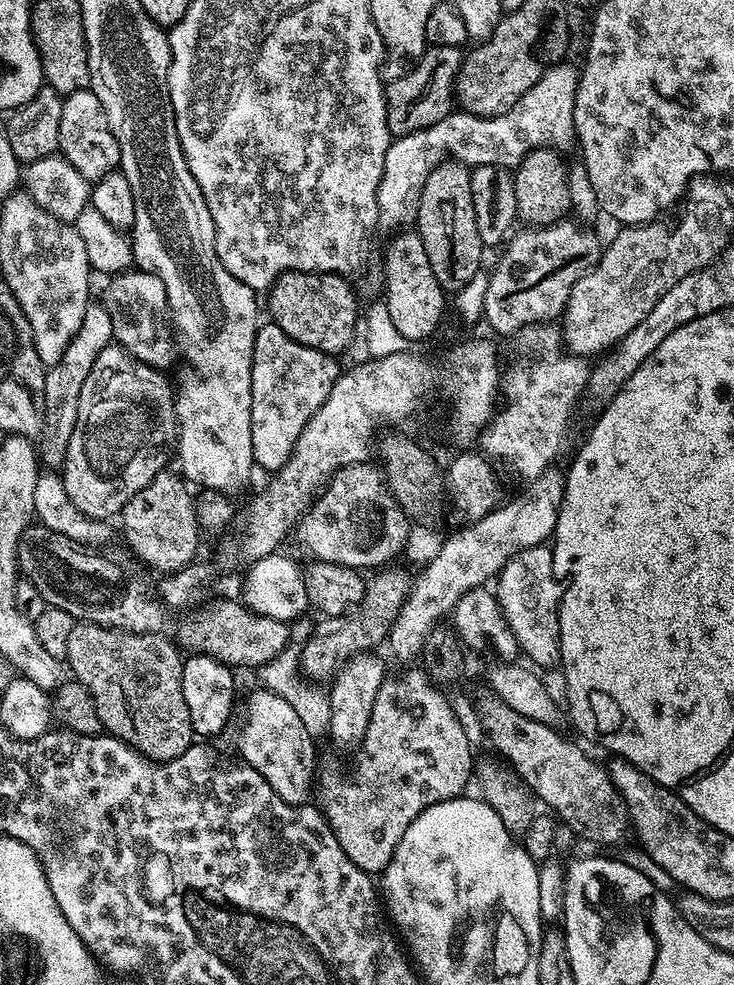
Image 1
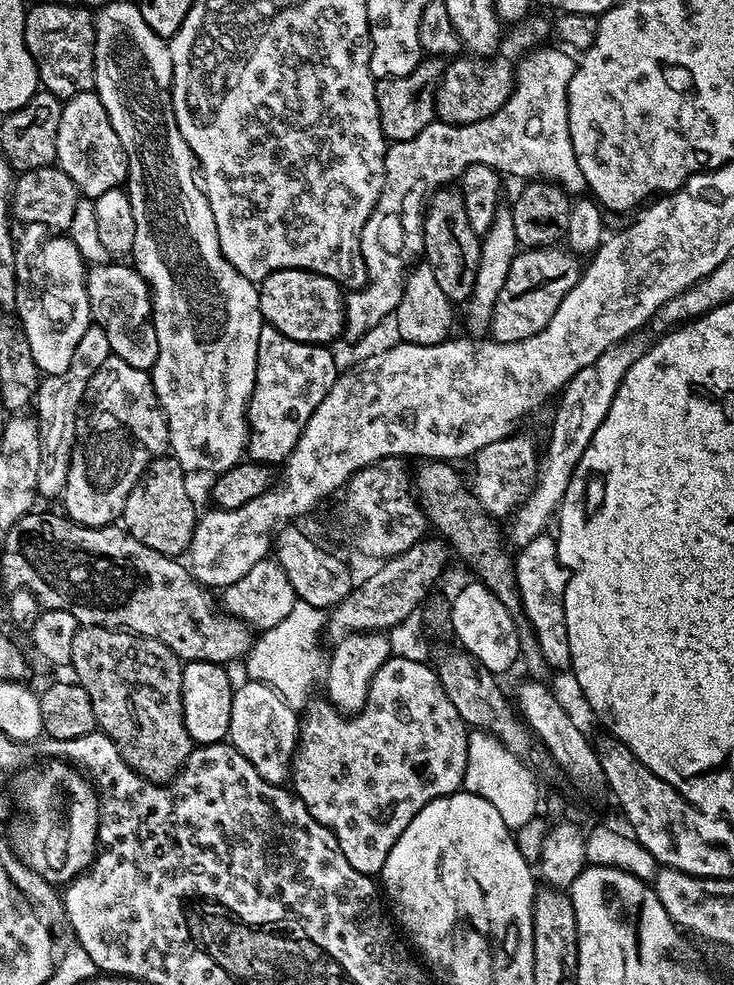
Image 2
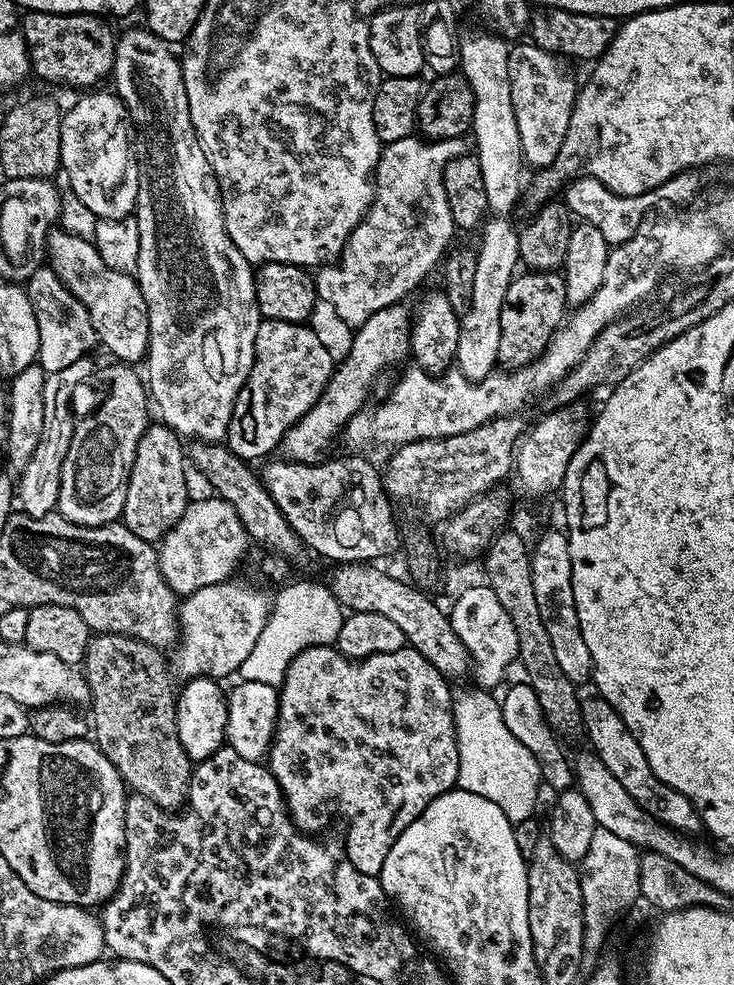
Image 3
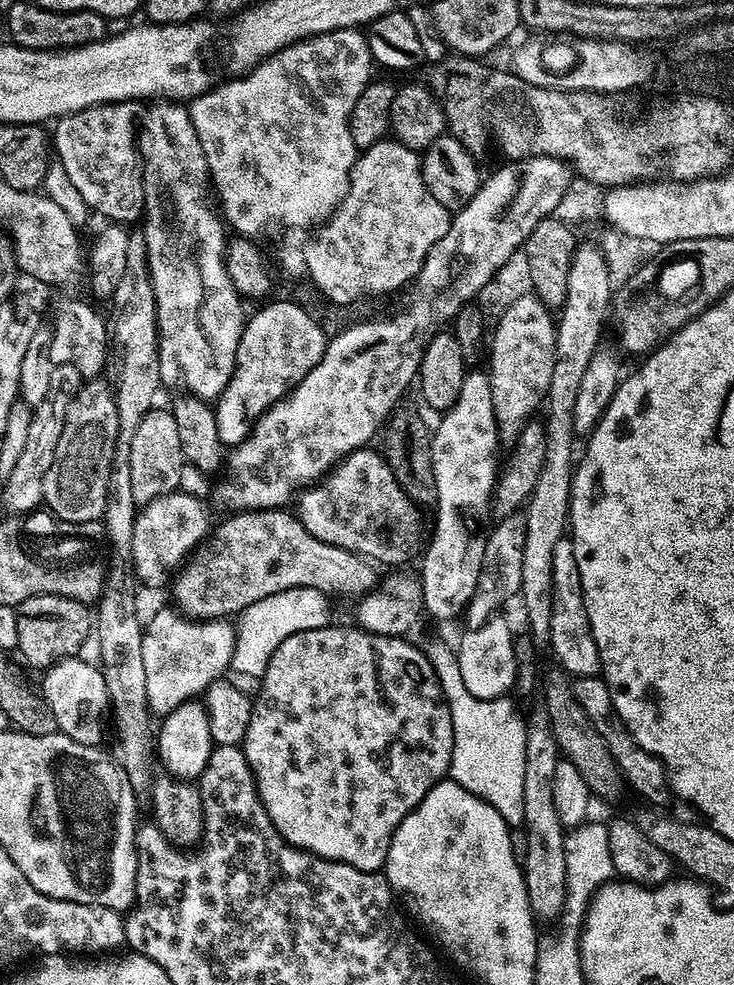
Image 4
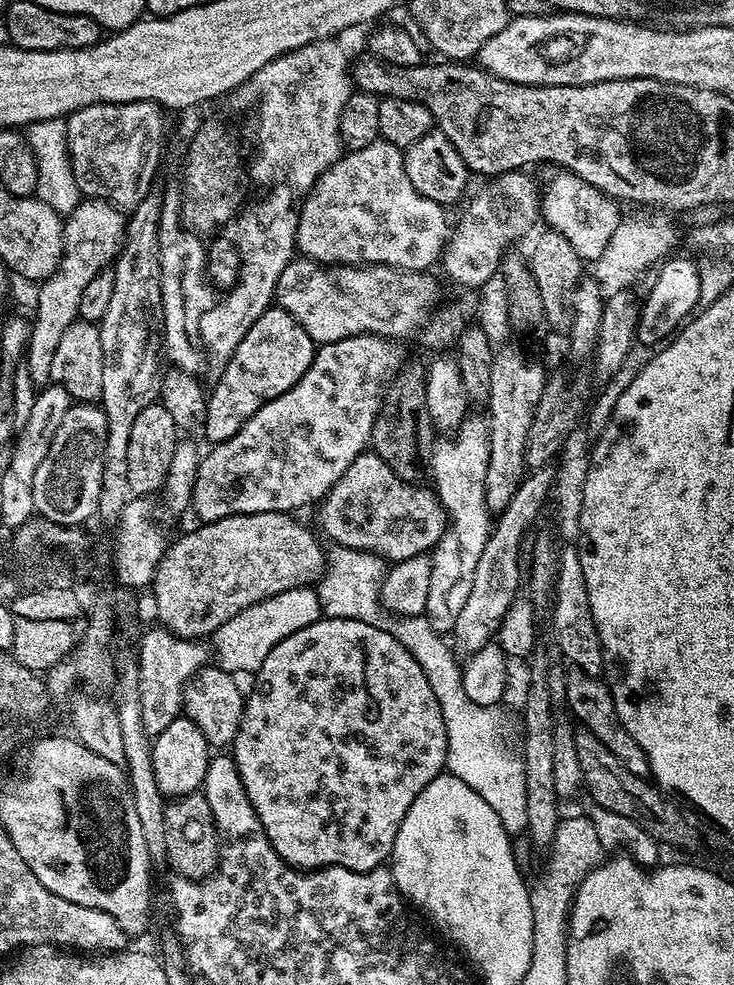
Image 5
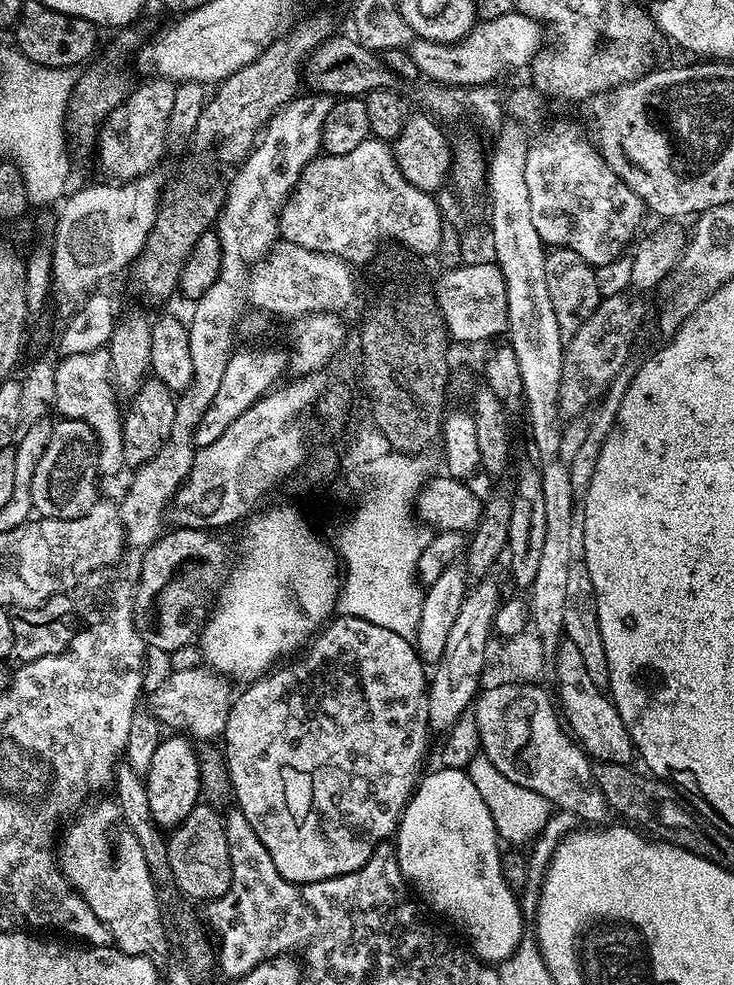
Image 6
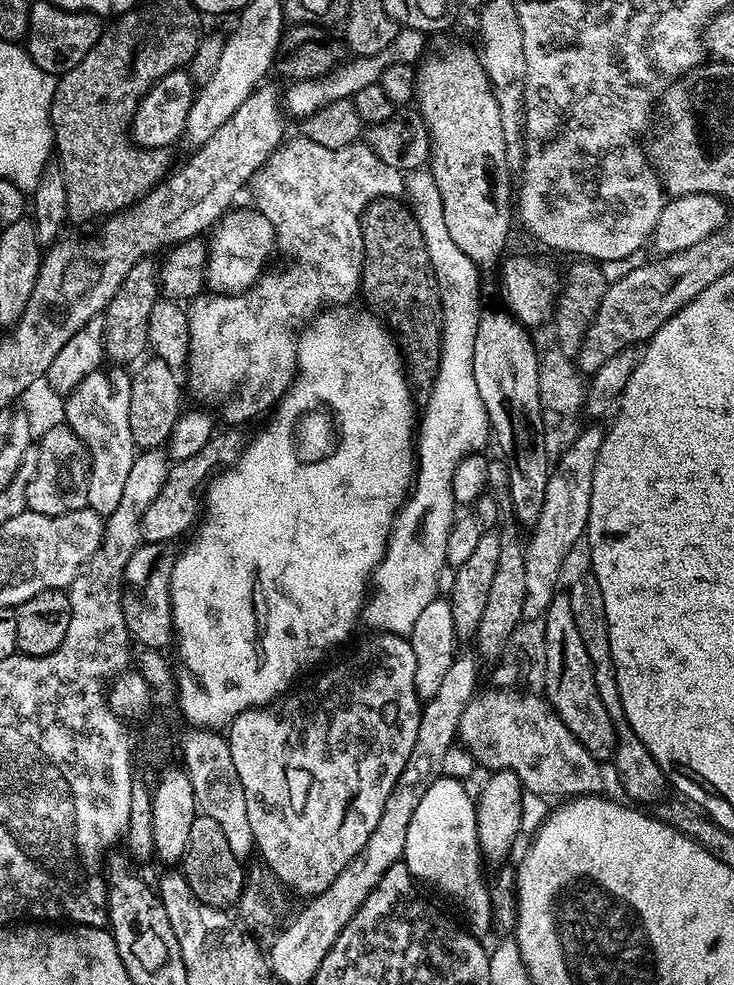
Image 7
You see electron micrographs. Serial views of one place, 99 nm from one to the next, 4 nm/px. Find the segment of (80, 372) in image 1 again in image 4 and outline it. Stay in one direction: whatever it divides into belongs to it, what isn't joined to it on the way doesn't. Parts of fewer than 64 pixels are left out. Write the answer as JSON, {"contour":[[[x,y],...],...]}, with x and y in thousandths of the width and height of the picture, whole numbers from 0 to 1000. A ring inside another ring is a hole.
{"contour":[[[94,370],[75,371],[68,380],[68,392],[72,397],[54,411],[46,414],[44,427],[41,428],[41,441],[35,444],[35,454],[19,472],[19,478],[14,485],[3,489],[5,495],[5,512],[10,519],[16,522],[37,522],[50,519],[60,512],[59,490],[63,489],[63,481],[74,470],[74,459],[78,456],[79,445],[84,442],[86,428],[90,424],[90,414],[95,405],[94,399],[80,398],[80,394],[104,396],[112,390],[109,377]]]}

